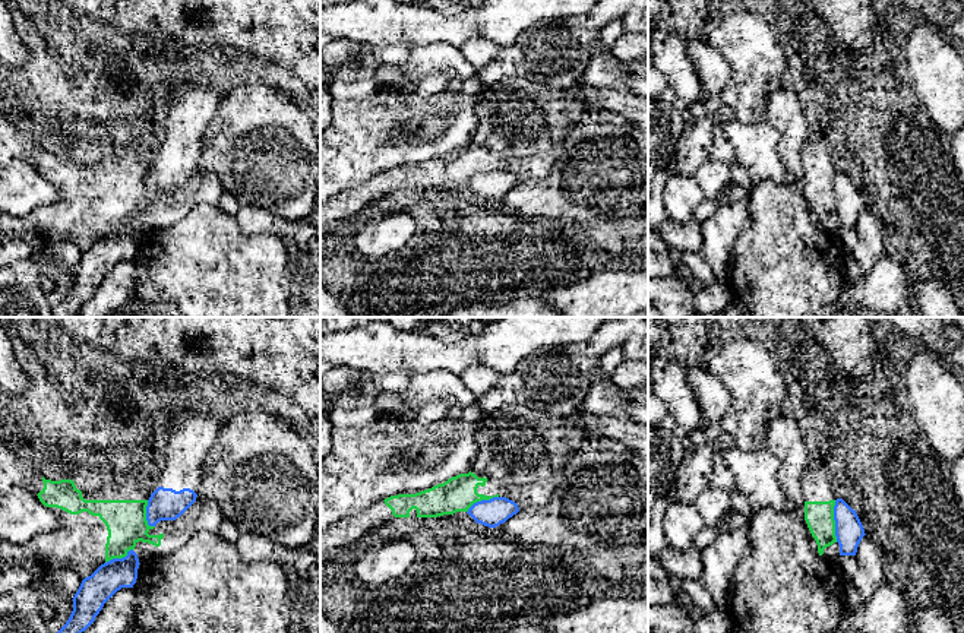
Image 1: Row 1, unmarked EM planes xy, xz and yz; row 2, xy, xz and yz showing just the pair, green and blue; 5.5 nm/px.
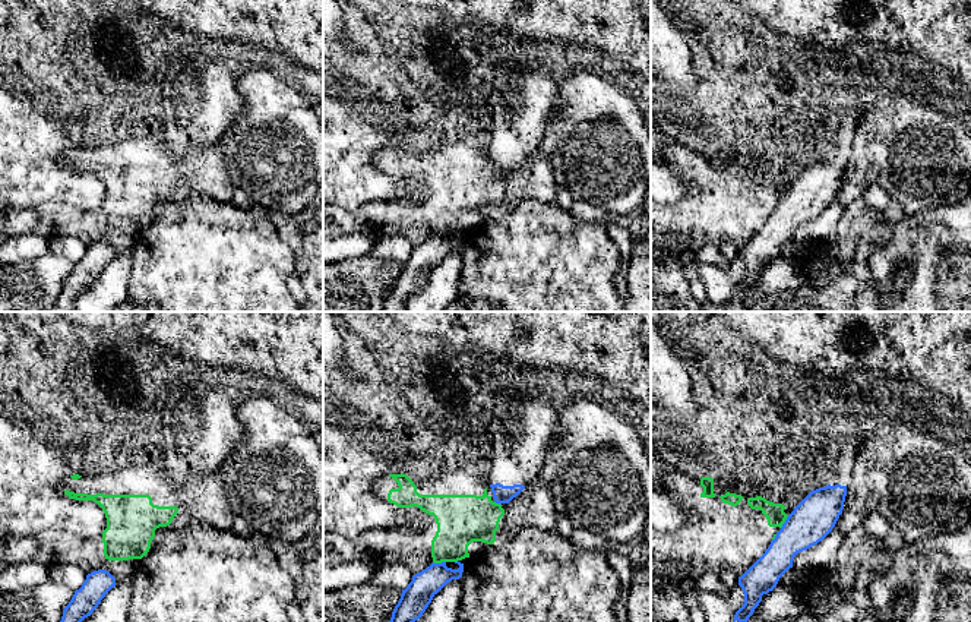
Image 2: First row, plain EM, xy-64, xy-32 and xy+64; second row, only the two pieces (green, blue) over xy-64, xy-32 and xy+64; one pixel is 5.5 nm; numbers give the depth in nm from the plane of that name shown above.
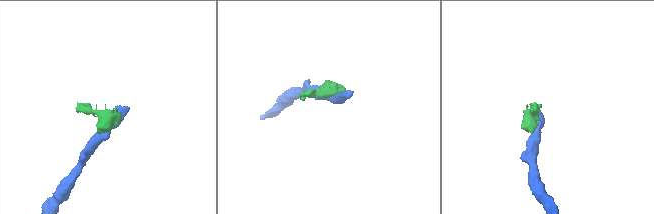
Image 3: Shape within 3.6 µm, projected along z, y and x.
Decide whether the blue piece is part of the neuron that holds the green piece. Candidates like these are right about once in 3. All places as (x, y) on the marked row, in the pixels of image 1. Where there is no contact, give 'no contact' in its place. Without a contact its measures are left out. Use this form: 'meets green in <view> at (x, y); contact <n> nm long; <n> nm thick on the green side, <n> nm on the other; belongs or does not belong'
meets green in yz at (834, 521); contact 240 nm long; 160 nm thick on the green side, 160 nm on the other; does not belong

